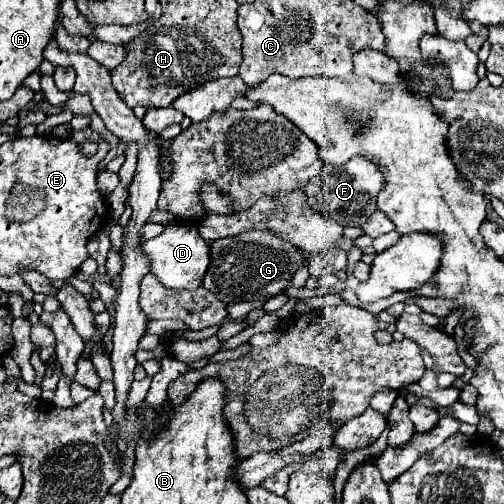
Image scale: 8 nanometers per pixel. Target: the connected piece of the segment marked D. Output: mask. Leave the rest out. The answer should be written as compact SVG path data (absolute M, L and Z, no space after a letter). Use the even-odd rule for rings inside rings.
M169 225L155 239L141 243L143 255L149 259L151 273L169 289L197 289L209 267L209 245L201 239L195 225Z

